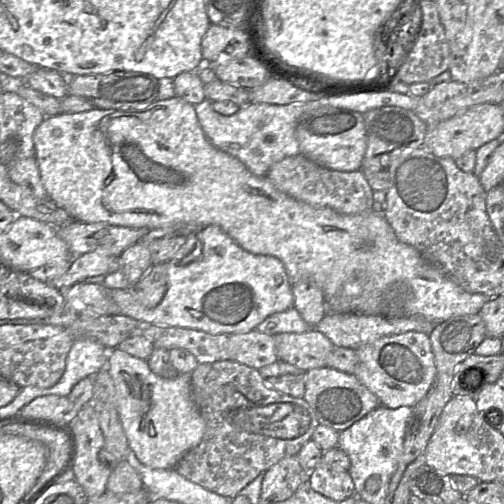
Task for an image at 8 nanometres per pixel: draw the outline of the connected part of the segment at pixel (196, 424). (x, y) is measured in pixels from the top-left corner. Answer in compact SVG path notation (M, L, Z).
M117 347L109 350L106 368L115 385L117 409L129 448L141 463L152 469L174 469L180 459L201 442L206 428L192 395L190 373L178 374L173 379L161 378L150 370L147 361L135 358Z

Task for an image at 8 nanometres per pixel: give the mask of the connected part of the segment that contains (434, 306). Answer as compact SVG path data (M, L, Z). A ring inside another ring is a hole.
M174 96L166 100L157 100L144 110L120 111L94 108L86 112L61 113L48 116L34 131L33 145L41 182L48 198L63 209L72 220L84 223L107 223L130 228L146 227L149 229L173 225L219 226L247 252L278 258L284 264L292 284L302 279L312 280L324 294L325 314L360 314L384 316L385 318L421 317L435 325L439 325L453 317L478 314L485 303L492 299L483 294L466 292L429 263L414 247L400 241L383 215L381 208L356 215L345 215L331 208L313 207L280 192L265 176L253 175L240 160L211 144L199 124L195 106L180 97Z

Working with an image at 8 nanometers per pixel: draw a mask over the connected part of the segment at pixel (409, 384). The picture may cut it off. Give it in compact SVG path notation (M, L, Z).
M420 332L384 336L370 344L356 349L359 363L354 375L380 401L380 405L390 409L413 407L431 389L436 366L429 336Z

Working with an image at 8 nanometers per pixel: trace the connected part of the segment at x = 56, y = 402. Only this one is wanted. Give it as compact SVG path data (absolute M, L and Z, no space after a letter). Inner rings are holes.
M47 395L38 397L11 415L22 423L33 423L42 427L64 426L64 414L70 410L67 396Z

